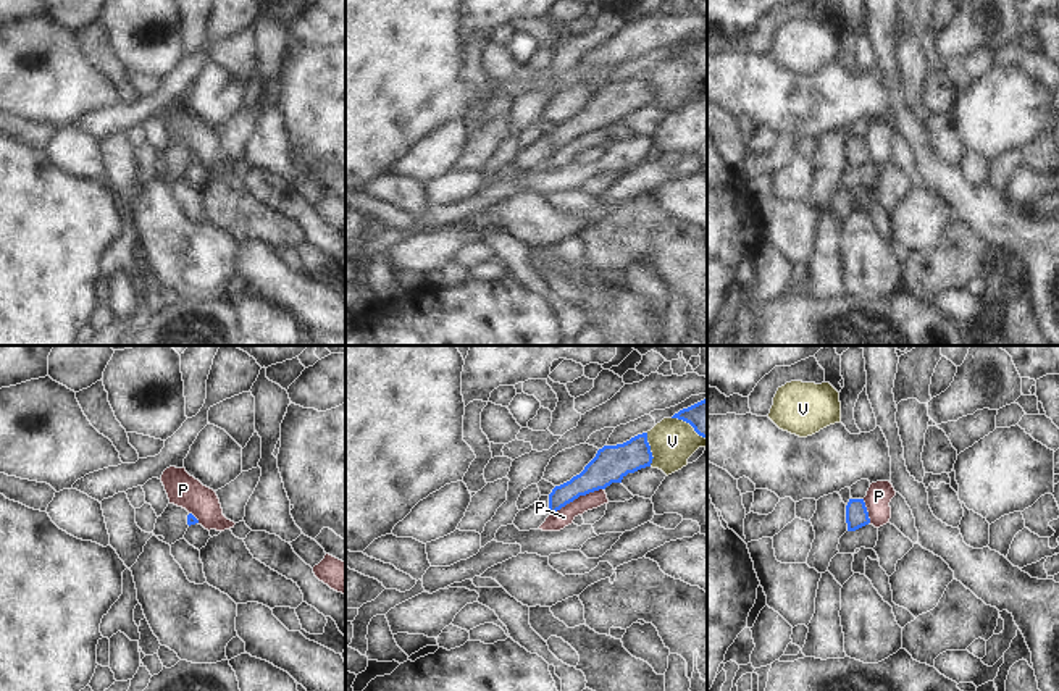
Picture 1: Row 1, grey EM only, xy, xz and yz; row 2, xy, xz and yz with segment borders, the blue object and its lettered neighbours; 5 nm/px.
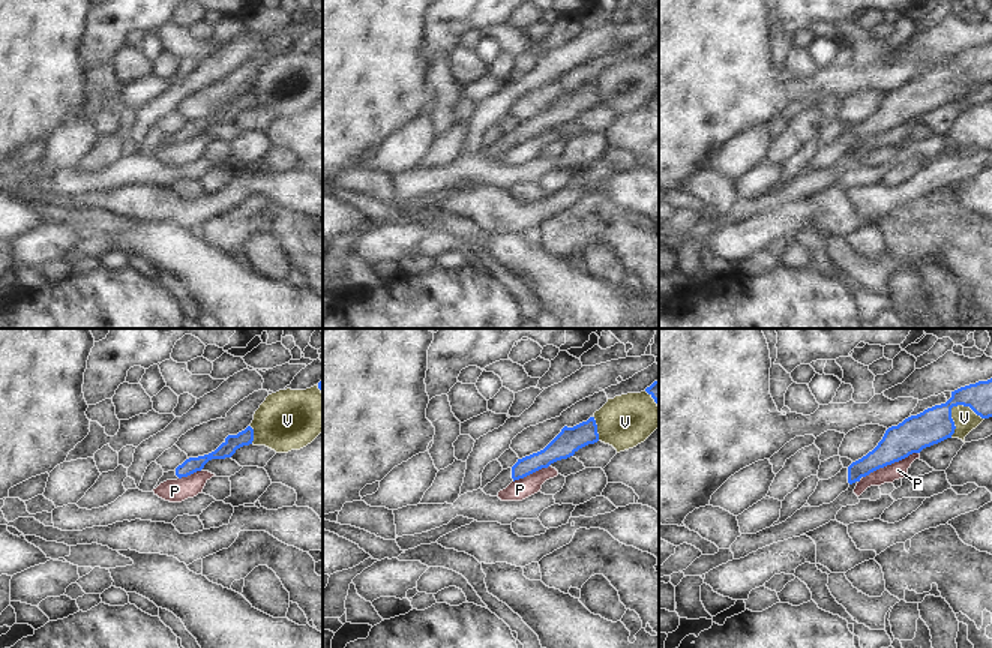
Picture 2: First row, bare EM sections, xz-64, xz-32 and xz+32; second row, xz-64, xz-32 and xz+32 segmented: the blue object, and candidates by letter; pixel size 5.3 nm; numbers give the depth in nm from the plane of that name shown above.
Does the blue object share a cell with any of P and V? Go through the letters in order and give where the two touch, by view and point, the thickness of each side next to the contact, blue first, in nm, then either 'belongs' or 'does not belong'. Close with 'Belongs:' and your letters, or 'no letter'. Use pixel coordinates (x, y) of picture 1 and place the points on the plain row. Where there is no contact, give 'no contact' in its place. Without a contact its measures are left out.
P: xz (577, 136) | 180/90 nm | does not belong
V: xz (649, 87) | 180/220 nm | does not belong
Belongs: no letter

